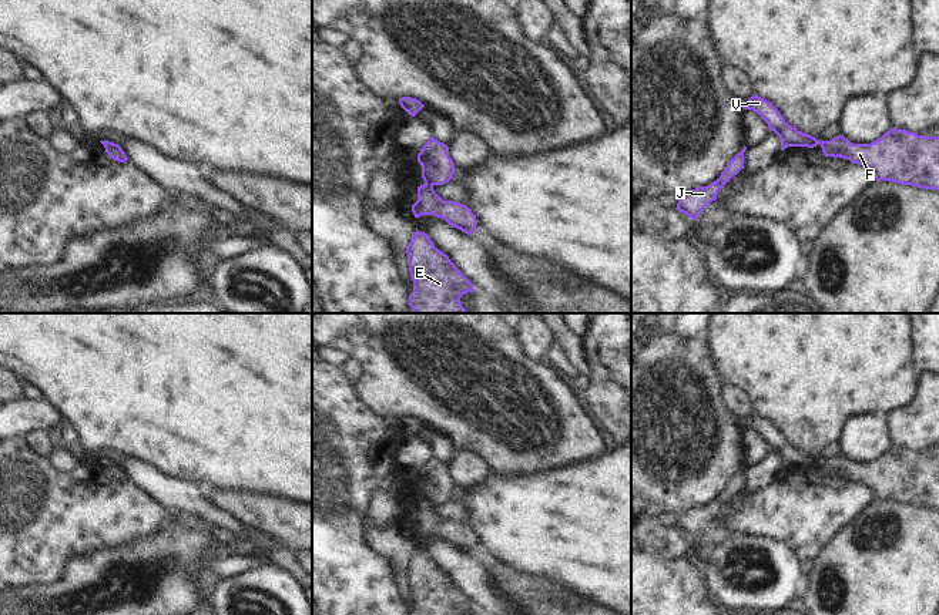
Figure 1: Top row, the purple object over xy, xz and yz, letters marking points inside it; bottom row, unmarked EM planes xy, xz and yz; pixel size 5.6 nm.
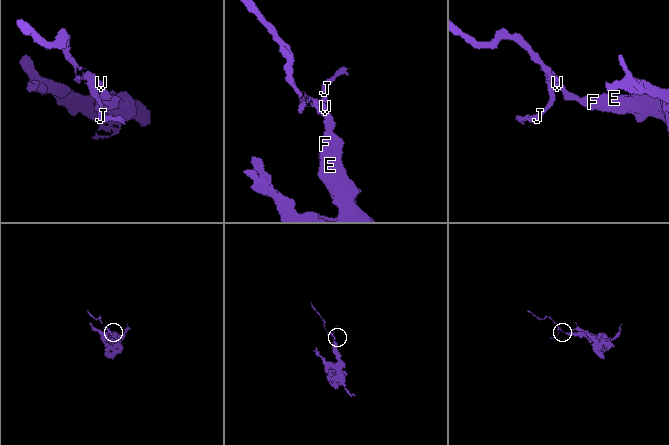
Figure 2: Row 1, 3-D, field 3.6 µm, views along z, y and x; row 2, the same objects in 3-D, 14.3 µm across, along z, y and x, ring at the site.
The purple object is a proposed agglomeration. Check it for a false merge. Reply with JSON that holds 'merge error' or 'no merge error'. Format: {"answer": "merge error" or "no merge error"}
{"answer": "merge error"}

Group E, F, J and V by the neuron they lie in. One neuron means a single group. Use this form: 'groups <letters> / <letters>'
groups E F / J V

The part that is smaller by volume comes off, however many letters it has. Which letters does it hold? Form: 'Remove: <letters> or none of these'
Remove: J, V

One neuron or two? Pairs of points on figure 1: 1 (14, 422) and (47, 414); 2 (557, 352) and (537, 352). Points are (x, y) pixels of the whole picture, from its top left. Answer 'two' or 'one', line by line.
1: one
2: two

